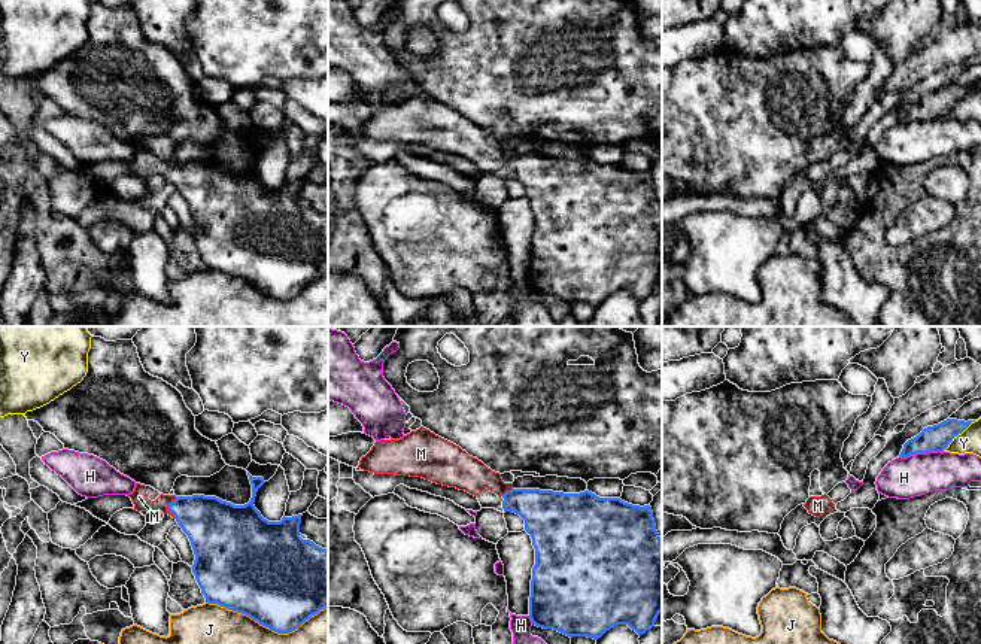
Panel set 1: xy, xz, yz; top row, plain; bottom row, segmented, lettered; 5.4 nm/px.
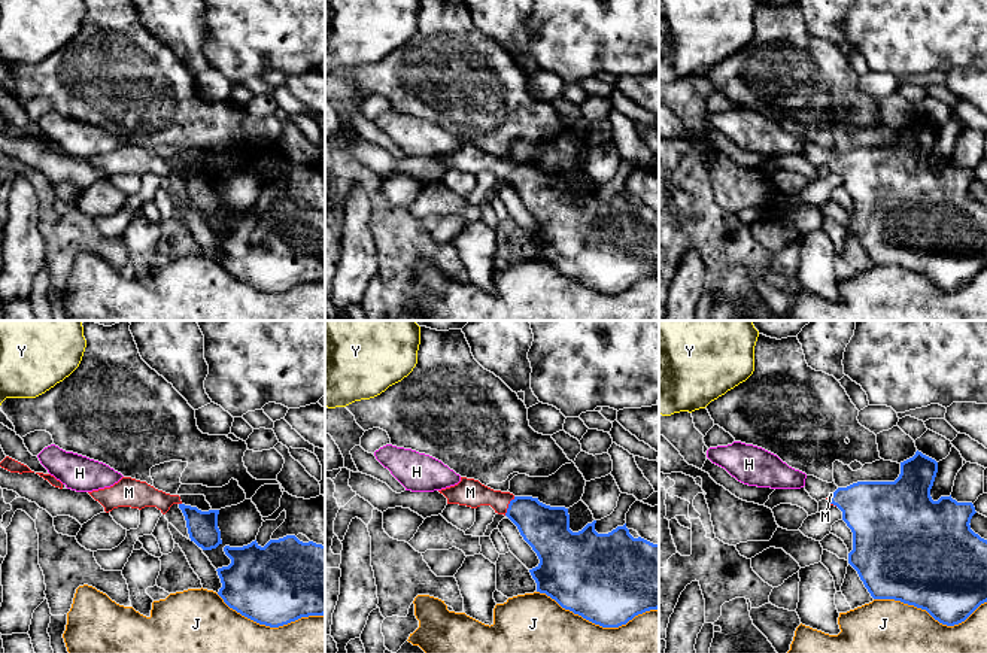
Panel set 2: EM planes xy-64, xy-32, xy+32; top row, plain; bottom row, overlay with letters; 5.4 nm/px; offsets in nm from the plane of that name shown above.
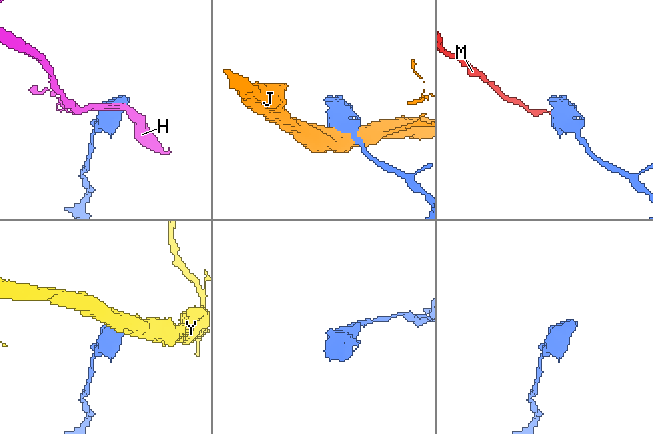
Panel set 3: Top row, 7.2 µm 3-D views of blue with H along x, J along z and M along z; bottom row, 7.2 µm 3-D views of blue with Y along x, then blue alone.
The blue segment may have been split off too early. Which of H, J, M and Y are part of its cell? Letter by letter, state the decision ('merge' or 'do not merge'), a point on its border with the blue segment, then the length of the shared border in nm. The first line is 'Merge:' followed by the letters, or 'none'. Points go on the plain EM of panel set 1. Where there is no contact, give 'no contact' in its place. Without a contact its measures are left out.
Merge: M
H: do not merge; meets blue in yz at (920, 118); contact 240 nm long
J: do not merge; meets blue in xy at (267, 292); contact 650 nm long
M: merge; meets blue in xy at (167, 173); contact 120 nm long
Y: do not merge; meets blue in yz at (957, 100); contact 240 nm long

